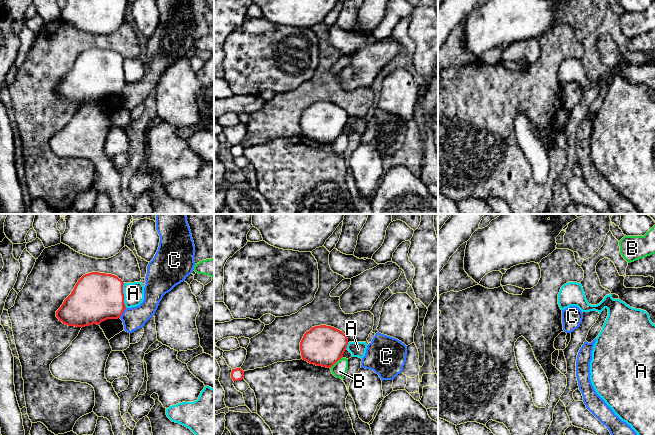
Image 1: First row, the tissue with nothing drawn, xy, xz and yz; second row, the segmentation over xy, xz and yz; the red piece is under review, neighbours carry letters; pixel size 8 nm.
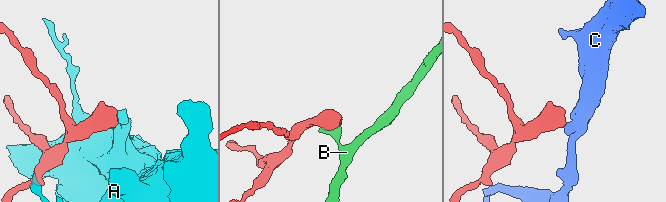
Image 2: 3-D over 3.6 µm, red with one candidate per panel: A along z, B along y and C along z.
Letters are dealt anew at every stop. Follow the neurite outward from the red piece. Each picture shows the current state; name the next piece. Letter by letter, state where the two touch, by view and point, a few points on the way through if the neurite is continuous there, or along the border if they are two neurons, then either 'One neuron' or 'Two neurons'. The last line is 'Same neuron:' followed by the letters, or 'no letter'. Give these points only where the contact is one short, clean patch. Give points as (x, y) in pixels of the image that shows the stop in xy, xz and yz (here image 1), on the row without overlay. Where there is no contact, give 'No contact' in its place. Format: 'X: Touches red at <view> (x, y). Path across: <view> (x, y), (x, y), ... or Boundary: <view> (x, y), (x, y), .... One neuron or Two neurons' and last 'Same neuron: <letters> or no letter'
A: Touches red at xy (123, 71). Boundary: xy (123, 59), (123, 78), (126, 83). Two neurons
B: Touches red at xz (335, 138). Boundary: xz (342, 132), (329, 143). Two neurons
C: Touches red at xy (122, 89). Boundary: xy (126, 84), (119, 93). Two neurons
Same neuron: no letter

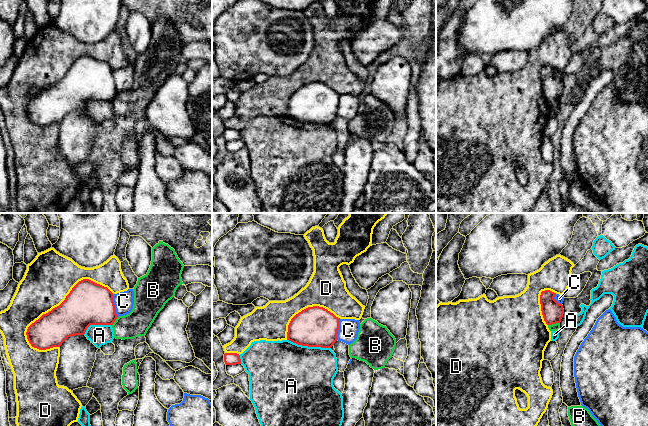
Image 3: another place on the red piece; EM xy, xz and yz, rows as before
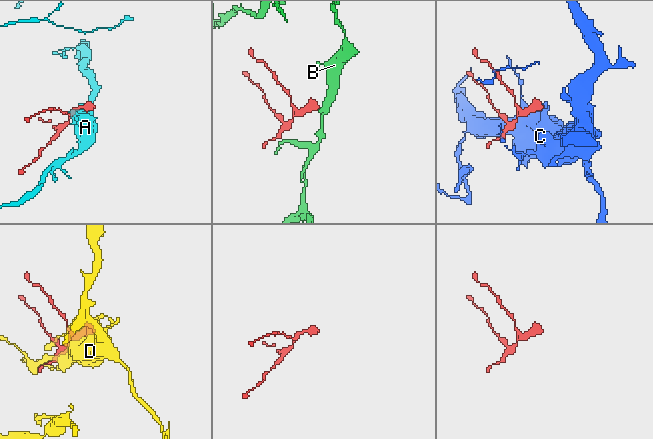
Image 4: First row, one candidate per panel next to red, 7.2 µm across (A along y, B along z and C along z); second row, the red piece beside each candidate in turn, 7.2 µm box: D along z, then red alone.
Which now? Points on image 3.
A: Touches red at xz (309, 122). Two neurons
B: Touches red at yz (553, 99). Boundary: yz (559, 98), (548, 101). Two neurons
C: Touches red at xy (114, 81). Boundary: xy (112, 70), (115, 89), (118, 92). Two neurons
D: Touches red at xy (65, 75). Two neurons
Same neuron: no letter

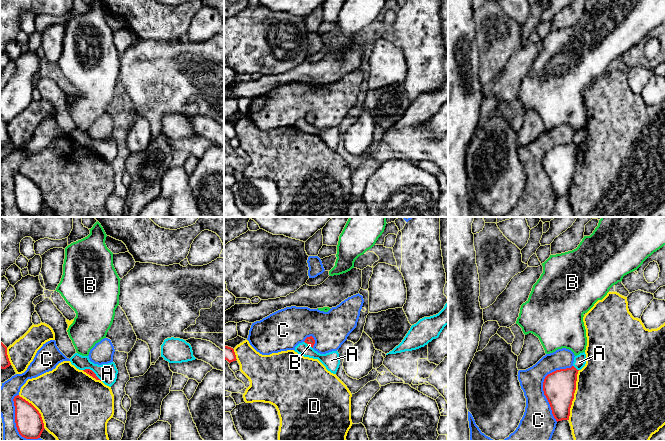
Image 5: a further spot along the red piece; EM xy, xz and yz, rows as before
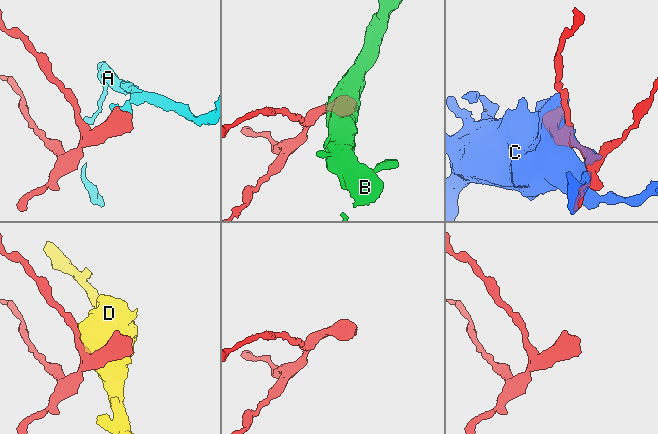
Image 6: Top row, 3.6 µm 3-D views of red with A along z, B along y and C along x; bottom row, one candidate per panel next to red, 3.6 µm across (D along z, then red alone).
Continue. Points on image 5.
A: Touches red at xy (92, 147). Boundary: xy (83, 145), (90, 145), (101, 156). Two neurons
B: Touches red at xz (309, 119). Path across: xz (310, 116), (309, 119), (309, 121). One neuron
C: Touches red at yz (543, 162). Two neurons
D: Touches red at yz (573, 171). Two neurons
Same neuron: B

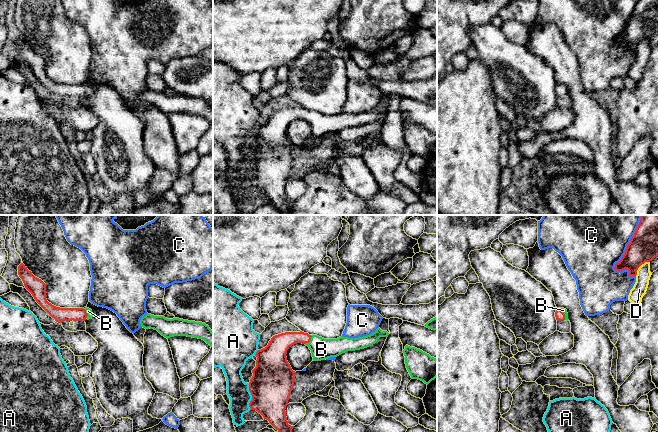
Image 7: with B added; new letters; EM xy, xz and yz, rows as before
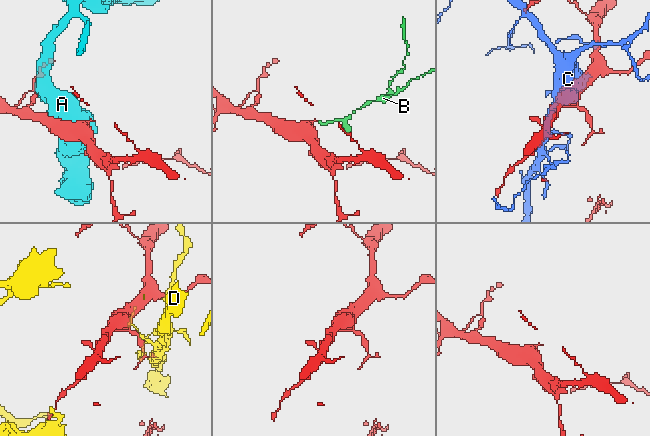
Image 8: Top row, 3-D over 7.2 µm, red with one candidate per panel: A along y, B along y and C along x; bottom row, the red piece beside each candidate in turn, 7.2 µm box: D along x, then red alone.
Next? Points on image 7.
A: Touches red at xz (252, 172). Two neurons
B: Touches red at xz (310, 115). Path across: xz (280, 119), (289, 114), (310, 115), (321, 125). One neuron
C: Touches red at yz (623, 32). Two neurons
D: Touches red at yz (640, 41). Two neurons
Same neuron: B

